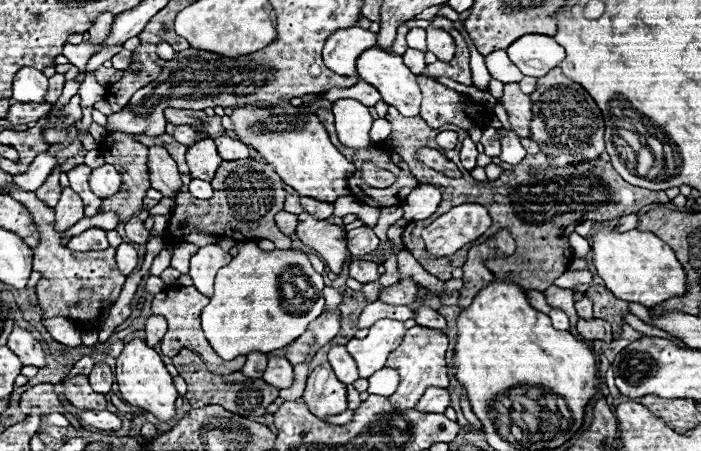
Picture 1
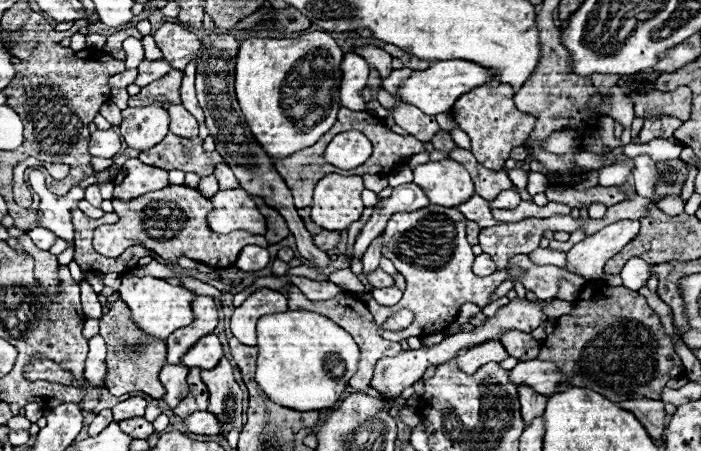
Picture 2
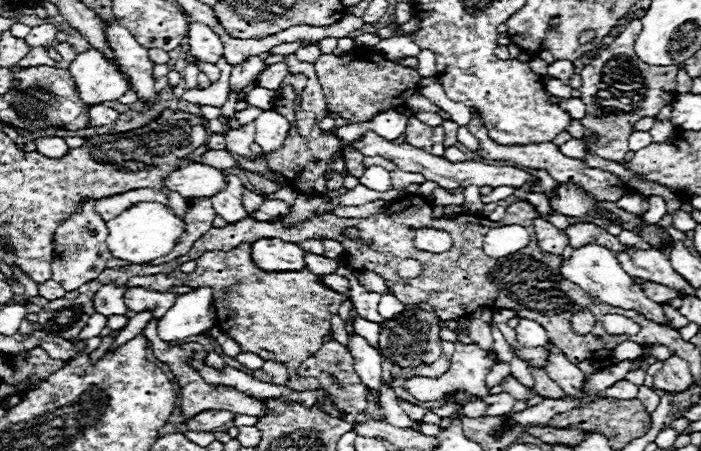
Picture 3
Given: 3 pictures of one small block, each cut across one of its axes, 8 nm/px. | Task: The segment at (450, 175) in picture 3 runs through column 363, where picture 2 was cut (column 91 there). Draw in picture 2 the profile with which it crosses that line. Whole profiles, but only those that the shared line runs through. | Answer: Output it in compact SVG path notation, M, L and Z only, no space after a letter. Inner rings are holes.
M96 130L90 136L90 144L88 150L92 156L100 156L100 158L114 158L120 152L120 136L114 130Z

